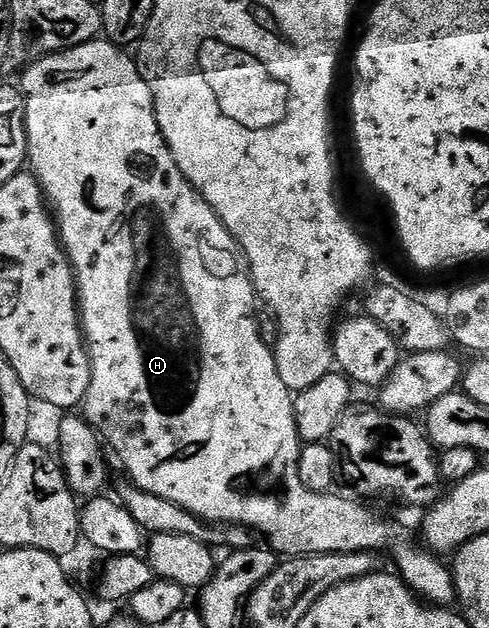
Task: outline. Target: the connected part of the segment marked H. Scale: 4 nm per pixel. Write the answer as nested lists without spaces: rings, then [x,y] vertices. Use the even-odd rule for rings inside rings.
[[[96,38],[81,46],[66,48],[52,56],[41,58],[35,64],[22,69],[21,91],[27,115],[27,159],[30,171],[39,181],[43,199],[47,201],[57,231],[61,237],[67,260],[75,273],[79,322],[83,329],[83,339],[87,345],[87,357],[91,363],[91,381],[81,405],[81,415],[96,432],[102,443],[119,455],[123,468],[128,472],[130,483],[142,492],[153,494],[162,500],[184,508],[192,516],[206,520],[208,524],[238,526],[252,533],[264,536],[272,552],[283,558],[298,558],[313,554],[349,554],[350,552],[391,552],[395,559],[394,571],[400,581],[406,584],[420,601],[431,606],[451,606],[456,603],[455,577],[452,569],[443,565],[440,557],[432,554],[418,543],[410,544],[407,536],[395,524],[374,516],[363,504],[346,500],[336,494],[311,492],[301,486],[297,467],[297,453],[301,441],[297,434],[297,424],[293,418],[295,401],[293,394],[281,382],[275,366],[275,353],[272,345],[263,341],[259,328],[255,325],[257,297],[251,285],[250,275],[241,267],[241,260],[234,251],[230,252],[223,243],[229,237],[223,223],[213,214],[213,210],[197,194],[194,187],[177,170],[177,162],[169,154],[167,143],[163,141],[153,106],[153,94],[141,78],[139,65],[126,56],[124,49],[106,38]]]

